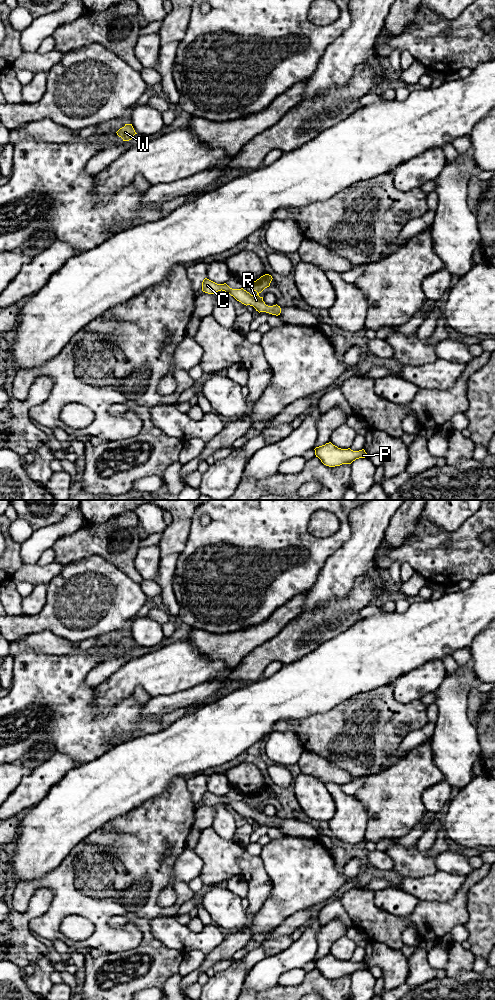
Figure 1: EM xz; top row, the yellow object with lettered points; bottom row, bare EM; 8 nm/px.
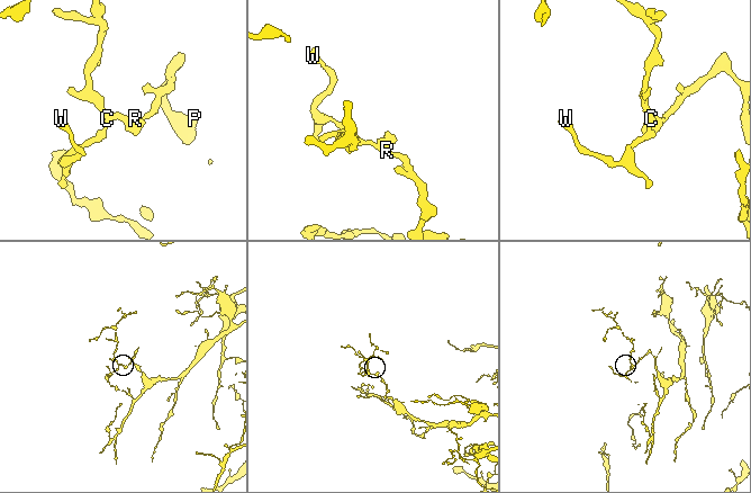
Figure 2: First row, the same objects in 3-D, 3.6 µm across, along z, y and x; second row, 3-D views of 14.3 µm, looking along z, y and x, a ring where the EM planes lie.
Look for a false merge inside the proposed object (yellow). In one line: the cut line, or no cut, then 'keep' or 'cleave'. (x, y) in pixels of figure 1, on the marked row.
cut none; keep

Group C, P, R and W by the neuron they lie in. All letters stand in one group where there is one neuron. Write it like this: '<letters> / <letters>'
C P R W

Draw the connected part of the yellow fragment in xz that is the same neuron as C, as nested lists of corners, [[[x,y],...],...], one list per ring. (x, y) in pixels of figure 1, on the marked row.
[[[265,274],[261,276],[256,281],[250,283],[252,286],[252,289],[257,292],[257,294],[251,295],[249,292],[241,289],[232,289],[230,288],[226,283],[224,284],[217,284],[207,278],[205,278],[202,282],[202,291],[208,294],[214,294],[218,291],[225,291],[226,293],[233,296],[237,301],[241,302],[244,305],[250,305],[253,306],[256,311],[260,312],[266,312],[272,315],[280,315],[281,308],[280,306],[273,305],[268,306],[263,301],[263,297],[260,297],[259,294],[267,287],[270,286],[270,283],[272,281],[272,276],[269,274]]]

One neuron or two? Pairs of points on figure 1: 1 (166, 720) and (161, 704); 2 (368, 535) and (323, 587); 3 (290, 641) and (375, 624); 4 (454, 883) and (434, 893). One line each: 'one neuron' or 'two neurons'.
1: two neurons
2: one neuron
3: two neurons
4: one neuron

